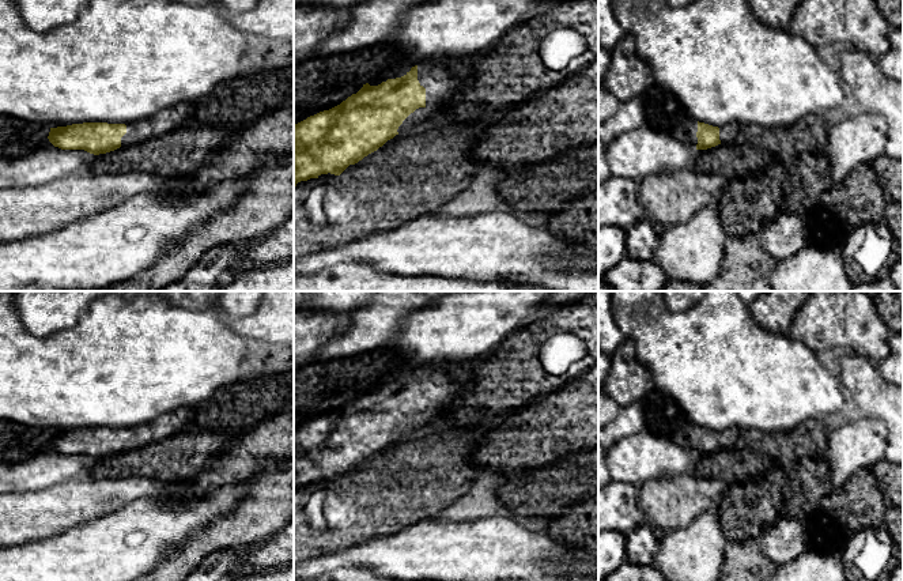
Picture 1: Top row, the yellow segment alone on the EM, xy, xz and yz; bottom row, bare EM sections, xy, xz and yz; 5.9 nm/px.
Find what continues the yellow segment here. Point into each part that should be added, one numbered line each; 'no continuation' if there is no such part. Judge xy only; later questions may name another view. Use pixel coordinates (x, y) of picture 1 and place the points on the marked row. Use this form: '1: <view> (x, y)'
1: xy (166, 121)

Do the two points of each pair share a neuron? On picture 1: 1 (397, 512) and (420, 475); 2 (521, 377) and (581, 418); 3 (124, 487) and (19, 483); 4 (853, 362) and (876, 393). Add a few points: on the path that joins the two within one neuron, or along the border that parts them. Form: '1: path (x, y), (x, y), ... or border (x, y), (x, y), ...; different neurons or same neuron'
1: path (407, 502), (420, 489), (420, 485); same neuron
2: border (574, 378), (517, 408); different neurons
3: border (84, 474), (42, 489), (23, 491); different neurons
4: path (854, 370), (868, 385); same neuron

